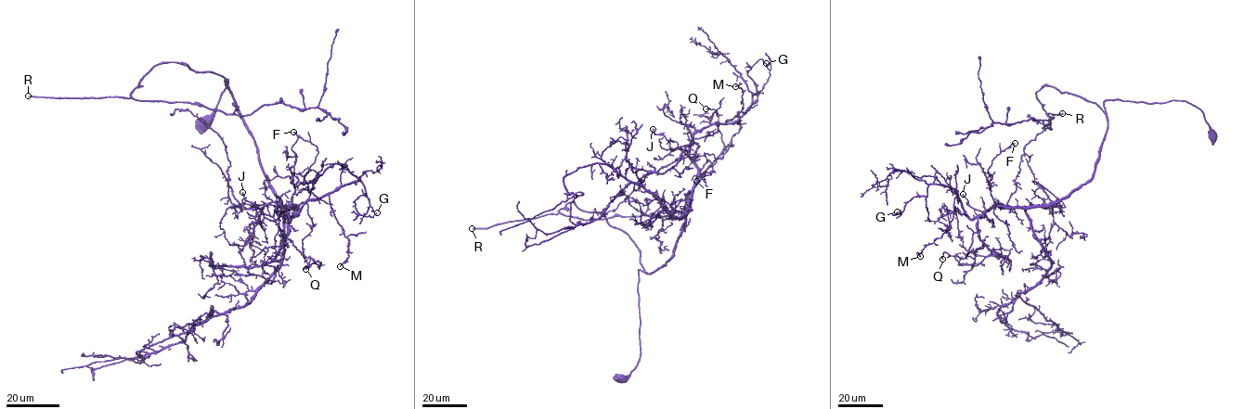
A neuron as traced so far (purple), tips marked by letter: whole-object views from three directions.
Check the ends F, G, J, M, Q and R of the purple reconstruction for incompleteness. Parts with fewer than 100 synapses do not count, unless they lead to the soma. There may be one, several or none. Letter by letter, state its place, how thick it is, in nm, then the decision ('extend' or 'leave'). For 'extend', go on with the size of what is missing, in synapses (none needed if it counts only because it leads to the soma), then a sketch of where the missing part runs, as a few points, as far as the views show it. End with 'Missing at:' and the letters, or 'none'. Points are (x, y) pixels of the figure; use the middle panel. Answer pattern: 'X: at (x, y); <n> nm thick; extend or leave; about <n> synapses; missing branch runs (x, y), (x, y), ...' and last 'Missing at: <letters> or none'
F: at (696, 181); 150 nm thick; leave
G: at (766, 63); 160 nm thick; leave
J: at (653, 129); 200 nm thick; leave
M: at (735, 86); 160 nm thick; leave
Q: at (706, 108); 140 nm thick; leave
R: at (472, 228); 240 nm thick; extend; about 250 synapses
Missing at: R

